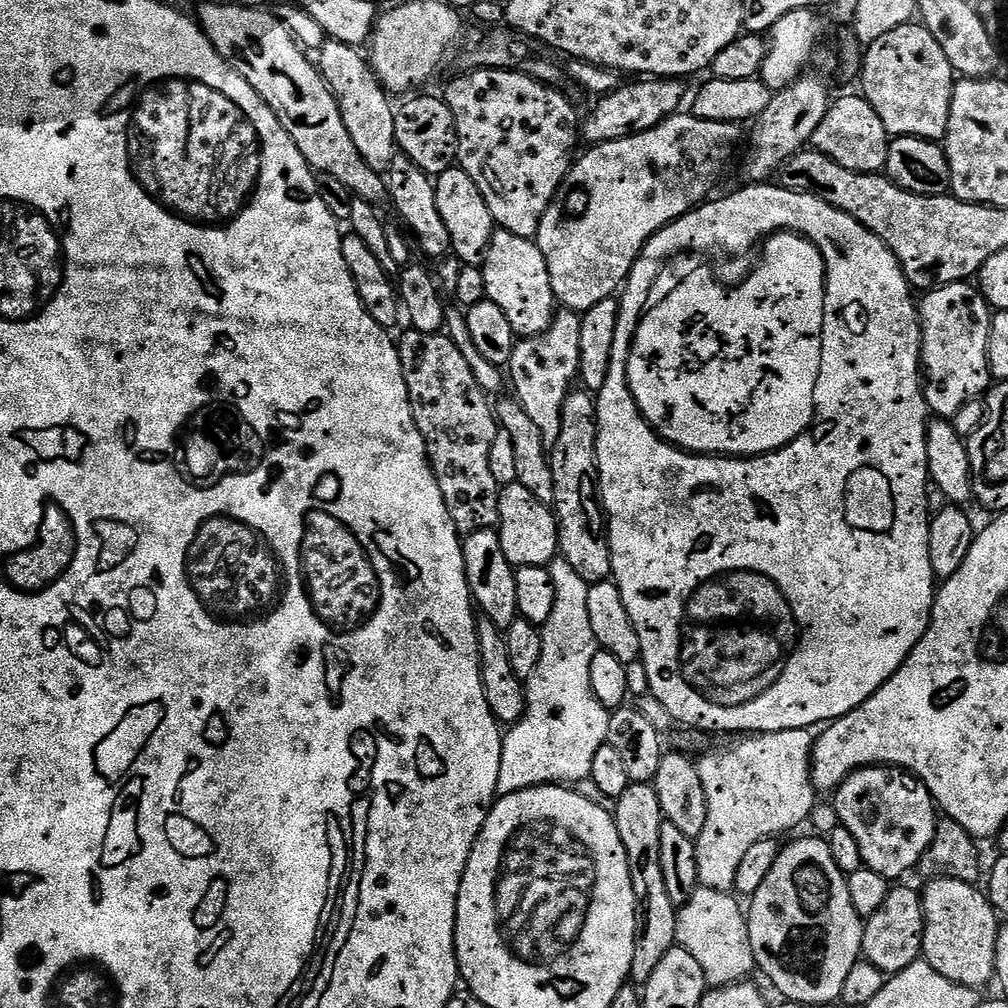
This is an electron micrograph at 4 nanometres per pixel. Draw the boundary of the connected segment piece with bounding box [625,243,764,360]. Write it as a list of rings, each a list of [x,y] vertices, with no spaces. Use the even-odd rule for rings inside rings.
[[[748,244],[748,248],[740,248],[740,252],[732,252],[732,248],[680,248],[680,252],[672,252],[672,256],[660,256],[660,272],[656,272],[656,280],[652,280],[652,288],[648,288],[648,296],[644,296],[644,308],[636,312],[636,328],[632,328],[632,340],[626,341],[628,352],[626,360],[635,356],[640,331],[644,327],[646,317],[653,315],[658,307],[667,303],[664,288],[670,284],[683,287],[696,272],[708,271],[710,276],[717,276],[729,289],[738,288],[752,280],[757,267],[762,262],[764,247],[759,244]]]

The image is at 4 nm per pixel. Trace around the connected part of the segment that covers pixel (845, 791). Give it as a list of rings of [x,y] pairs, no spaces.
[[[873,766],[860,768],[840,783],[834,793],[834,807],[841,825],[854,834],[858,842],[858,850],[862,850],[864,867],[882,874],[889,882],[896,882],[899,876],[908,871],[919,869],[920,859],[934,842],[938,805],[932,799],[931,792],[925,788],[922,781],[913,779],[911,775],[897,770],[892,766]]]

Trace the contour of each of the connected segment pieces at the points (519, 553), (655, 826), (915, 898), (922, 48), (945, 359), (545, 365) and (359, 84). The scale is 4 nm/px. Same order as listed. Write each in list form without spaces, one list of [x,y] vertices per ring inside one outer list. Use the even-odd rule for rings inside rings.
[[[506,484],[500,490],[500,523],[498,531],[502,538],[502,550],[515,569],[526,566],[548,568],[560,551],[560,525],[556,523],[555,511],[543,504],[526,486]]]
[[[631,783],[614,804],[618,834],[622,834],[622,846],[626,846],[626,854],[630,862],[633,877],[654,876],[656,880],[648,880],[642,884],[642,895],[638,900],[638,919],[636,922],[636,949],[632,963],[631,979],[643,986],[654,974],[658,962],[676,943],[676,914],[678,906],[670,898],[662,877],[662,858],[660,857],[660,839],[662,826],[666,823],[660,799],[652,784]]]
[[[893,887],[878,914],[867,917],[864,926],[863,959],[869,960],[878,970],[895,974],[921,959],[924,951],[924,901],[921,893],[912,888]]]
[[[923,23],[903,24],[867,45],[859,80],[864,87],[864,99],[874,106],[878,118],[882,118],[882,126],[886,126],[889,137],[913,136],[919,140],[943,141],[948,133],[954,73],[946,54],[942,54],[942,46],[938,46],[934,34],[930,34]]]
[[[968,282],[946,284],[925,296],[918,304],[924,397],[933,417],[951,418],[966,402],[981,399],[993,383],[988,369],[988,343],[994,312],[979,287]]]
[[[571,310],[557,311],[552,325],[542,334],[521,339],[512,360],[507,364],[510,384],[516,387],[515,397],[538,426],[545,442],[554,446],[562,430],[562,410],[580,375],[582,326],[580,316]]]
[[[329,39],[318,53],[318,67],[342,110],[342,122],[346,122],[346,130],[350,130],[358,154],[366,158],[370,170],[386,174],[398,155],[394,134],[396,108],[388,101],[389,93],[372,69],[369,57],[362,53],[360,48],[351,48],[346,42]]]

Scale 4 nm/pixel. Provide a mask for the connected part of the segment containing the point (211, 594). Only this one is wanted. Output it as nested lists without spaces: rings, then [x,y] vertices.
[[[216,512],[214,518],[204,520],[188,550],[188,579],[205,608],[229,622],[243,622],[257,614],[278,610],[282,606],[282,598],[288,596],[290,586],[288,564],[284,564],[280,548],[268,540],[268,532],[256,528],[256,524],[248,524],[248,520],[240,520],[240,516],[233,512]]]

